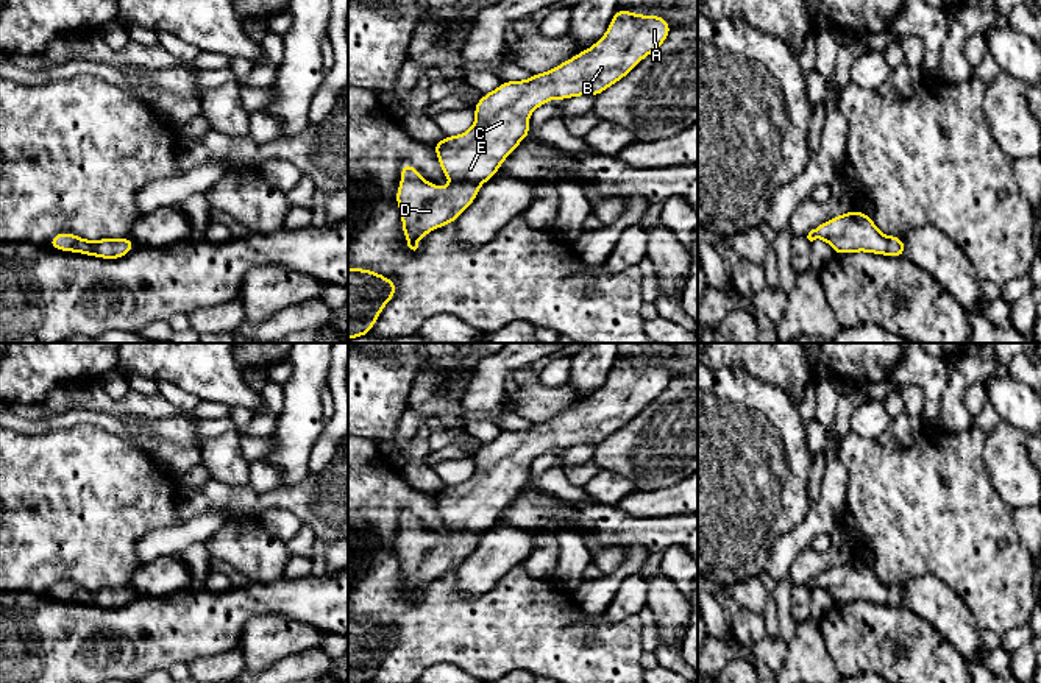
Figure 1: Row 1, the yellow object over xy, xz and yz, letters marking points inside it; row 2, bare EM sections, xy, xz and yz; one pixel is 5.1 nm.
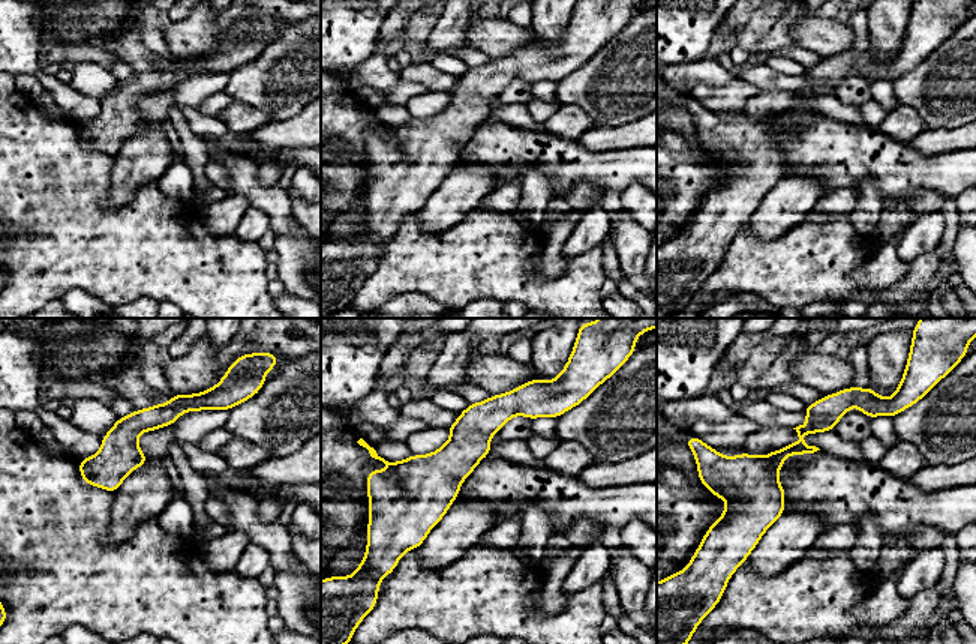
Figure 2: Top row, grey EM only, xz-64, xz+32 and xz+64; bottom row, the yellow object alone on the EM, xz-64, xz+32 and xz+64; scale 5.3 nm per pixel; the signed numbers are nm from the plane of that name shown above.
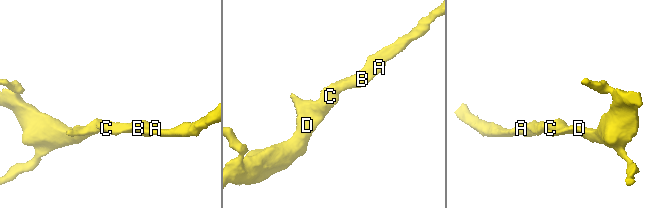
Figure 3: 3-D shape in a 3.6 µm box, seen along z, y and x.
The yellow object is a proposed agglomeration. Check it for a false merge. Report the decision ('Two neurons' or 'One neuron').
One neuron

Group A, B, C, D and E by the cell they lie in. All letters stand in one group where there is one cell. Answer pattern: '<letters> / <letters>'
A B C D E

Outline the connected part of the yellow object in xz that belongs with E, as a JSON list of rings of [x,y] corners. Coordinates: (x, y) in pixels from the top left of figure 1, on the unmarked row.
[[[616,359],[606,384],[588,399],[577,402],[560,415],[531,424],[526,430],[503,430],[485,443],[474,455],[476,469],[460,485],[446,485],[432,494],[442,521],[453,530],[448,536],[437,536],[421,527],[409,511],[401,515],[401,533],[396,540],[396,554],[401,561],[403,582],[410,599],[432,579],[443,577],[457,569],[474,550],[482,532],[492,529],[506,507],[529,485],[528,472],[534,458],[557,448],[592,444],[598,446],[609,435],[624,427],[643,407],[656,401],[668,387],[670,373],[662,365],[641,365]]]

